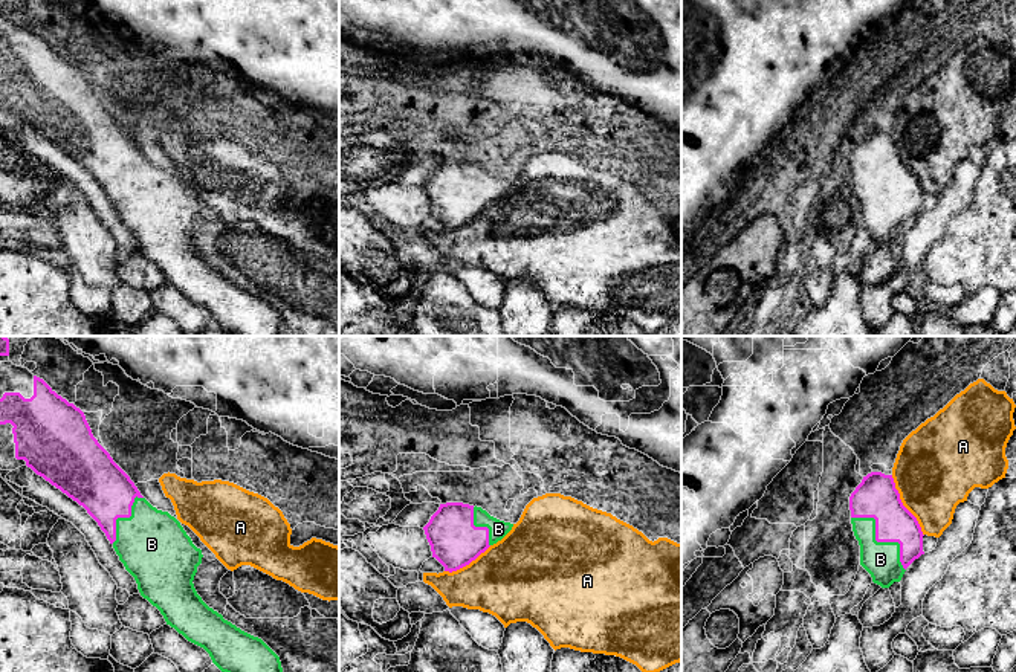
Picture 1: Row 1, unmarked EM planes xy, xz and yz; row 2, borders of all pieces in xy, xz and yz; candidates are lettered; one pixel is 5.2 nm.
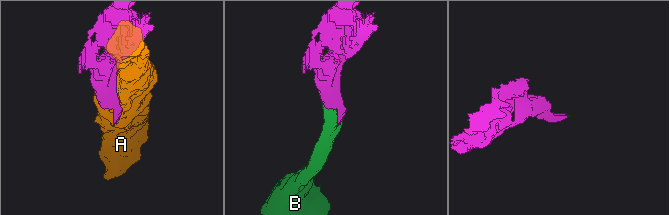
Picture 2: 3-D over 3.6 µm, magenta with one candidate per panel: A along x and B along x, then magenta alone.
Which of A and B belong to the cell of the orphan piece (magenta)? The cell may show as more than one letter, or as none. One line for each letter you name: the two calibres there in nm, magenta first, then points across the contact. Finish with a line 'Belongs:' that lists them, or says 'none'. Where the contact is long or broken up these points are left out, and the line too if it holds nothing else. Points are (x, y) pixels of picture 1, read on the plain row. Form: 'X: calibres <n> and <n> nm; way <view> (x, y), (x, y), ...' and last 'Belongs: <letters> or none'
B: calibres 220 and 190 nm
Belongs: B

